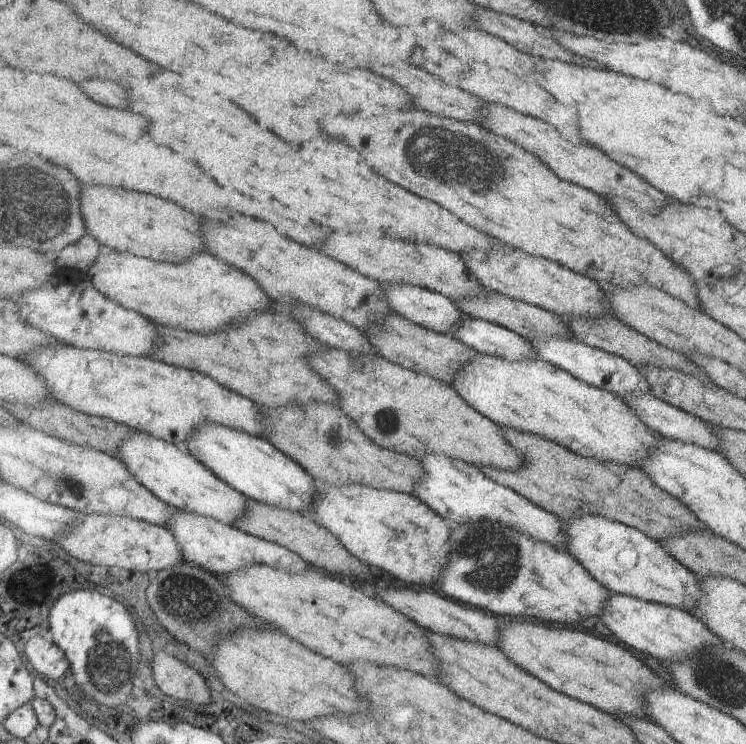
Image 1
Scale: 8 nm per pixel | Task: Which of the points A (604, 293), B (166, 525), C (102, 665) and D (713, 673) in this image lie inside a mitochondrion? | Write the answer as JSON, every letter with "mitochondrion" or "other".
{"A":"other","B":"other","C":"mitochondrion","D":"mitochondrion"}

